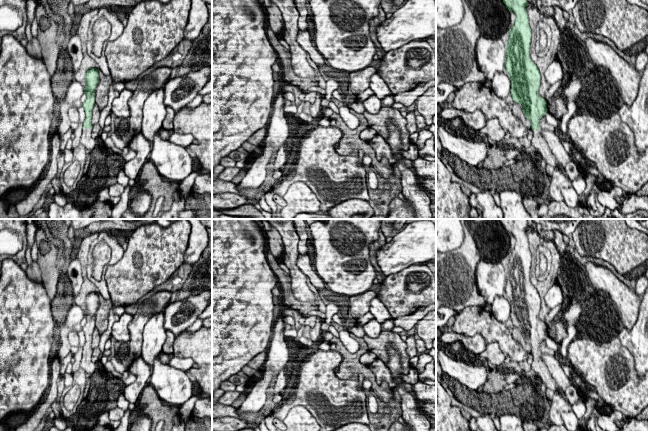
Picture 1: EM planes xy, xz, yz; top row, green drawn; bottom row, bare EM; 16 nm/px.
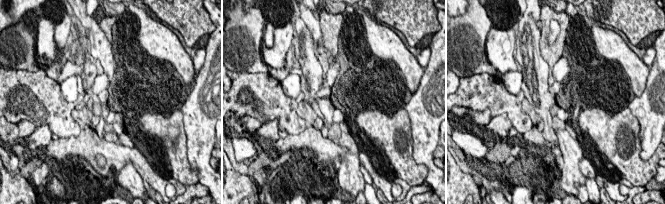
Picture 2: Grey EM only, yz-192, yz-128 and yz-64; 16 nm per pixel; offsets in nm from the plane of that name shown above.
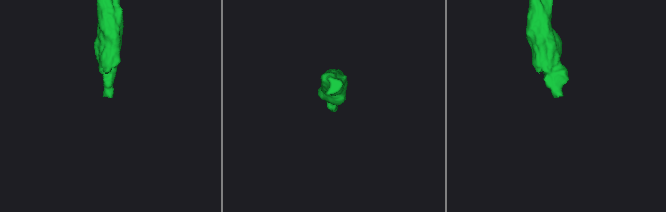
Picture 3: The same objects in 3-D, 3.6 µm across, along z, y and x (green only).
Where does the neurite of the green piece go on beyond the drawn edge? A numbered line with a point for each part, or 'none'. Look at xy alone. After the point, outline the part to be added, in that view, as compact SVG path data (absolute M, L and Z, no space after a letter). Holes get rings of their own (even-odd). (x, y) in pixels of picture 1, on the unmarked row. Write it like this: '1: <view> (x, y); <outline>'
1: xy (86, 363); M83 352L82 353L82 360L81 360L81 368L83 368L87 375L91 375L97 368L96 363L92 362L92 353Z

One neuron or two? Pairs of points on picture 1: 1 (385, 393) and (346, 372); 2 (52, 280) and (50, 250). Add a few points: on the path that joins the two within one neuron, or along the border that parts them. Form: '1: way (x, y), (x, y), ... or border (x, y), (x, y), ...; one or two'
1: way (375, 385), (373, 380), (362, 369), (356, 369); one
2: way (50, 273), (50, 257); one

